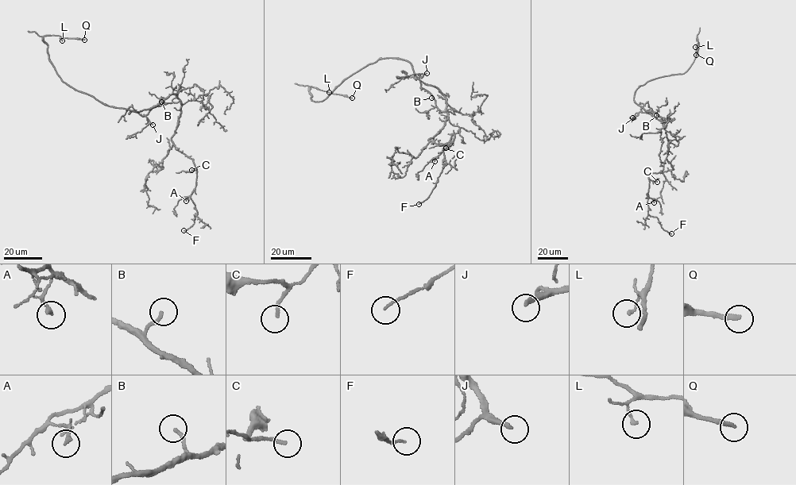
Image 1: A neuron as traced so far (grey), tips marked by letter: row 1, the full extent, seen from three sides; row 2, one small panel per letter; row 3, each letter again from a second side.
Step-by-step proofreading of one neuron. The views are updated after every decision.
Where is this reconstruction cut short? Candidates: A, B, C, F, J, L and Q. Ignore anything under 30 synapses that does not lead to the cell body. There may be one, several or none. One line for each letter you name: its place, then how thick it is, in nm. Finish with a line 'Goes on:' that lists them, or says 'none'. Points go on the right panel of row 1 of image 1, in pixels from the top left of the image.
J: at (632, 117); 200 nm thick
Q: at (696, 55); 190 nm thick
Goes on: J, Q

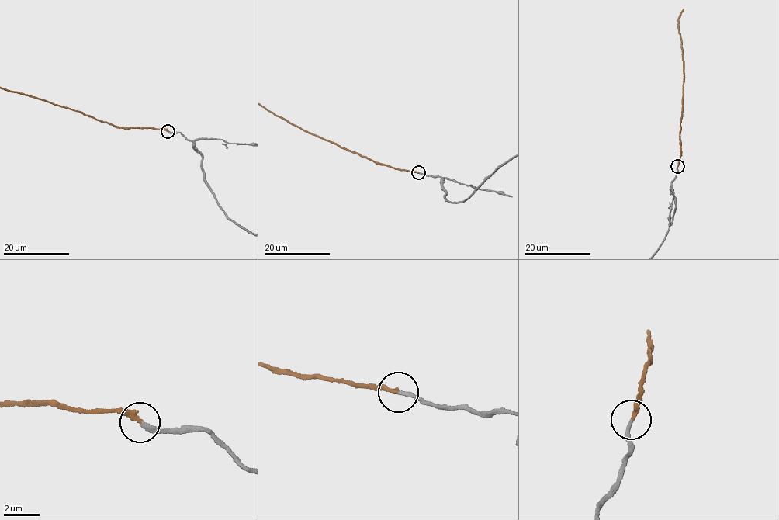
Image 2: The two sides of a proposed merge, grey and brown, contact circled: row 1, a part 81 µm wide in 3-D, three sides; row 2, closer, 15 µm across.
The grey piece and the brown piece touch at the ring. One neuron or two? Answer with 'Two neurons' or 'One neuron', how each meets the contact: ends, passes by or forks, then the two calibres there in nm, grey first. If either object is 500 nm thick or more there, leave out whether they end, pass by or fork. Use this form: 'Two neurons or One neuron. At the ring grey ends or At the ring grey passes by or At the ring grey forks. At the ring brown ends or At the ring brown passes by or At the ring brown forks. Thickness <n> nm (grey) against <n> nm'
One neuron. At the ring grey ends. At the ring brown ends. Thickness 220 nm (grey) against 240 nm

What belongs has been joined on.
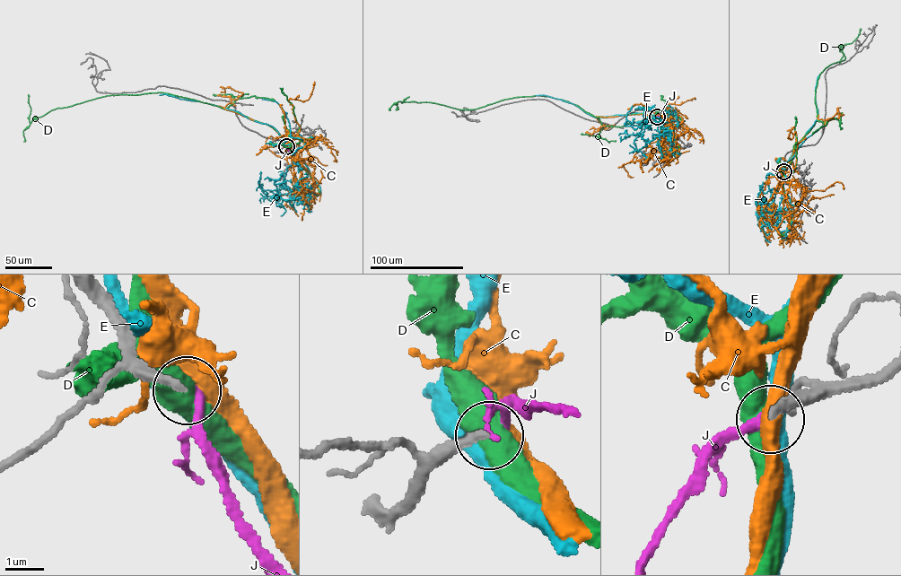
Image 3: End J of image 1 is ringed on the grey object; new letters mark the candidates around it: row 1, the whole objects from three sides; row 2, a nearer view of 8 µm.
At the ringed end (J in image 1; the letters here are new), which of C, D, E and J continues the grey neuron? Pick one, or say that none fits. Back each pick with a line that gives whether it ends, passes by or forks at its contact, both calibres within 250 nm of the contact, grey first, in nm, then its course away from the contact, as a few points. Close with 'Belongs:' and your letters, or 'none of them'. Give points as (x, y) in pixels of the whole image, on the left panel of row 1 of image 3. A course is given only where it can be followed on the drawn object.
J: It ends there. Thickness 240 nm (grey) against 240 nm
Belongs: J

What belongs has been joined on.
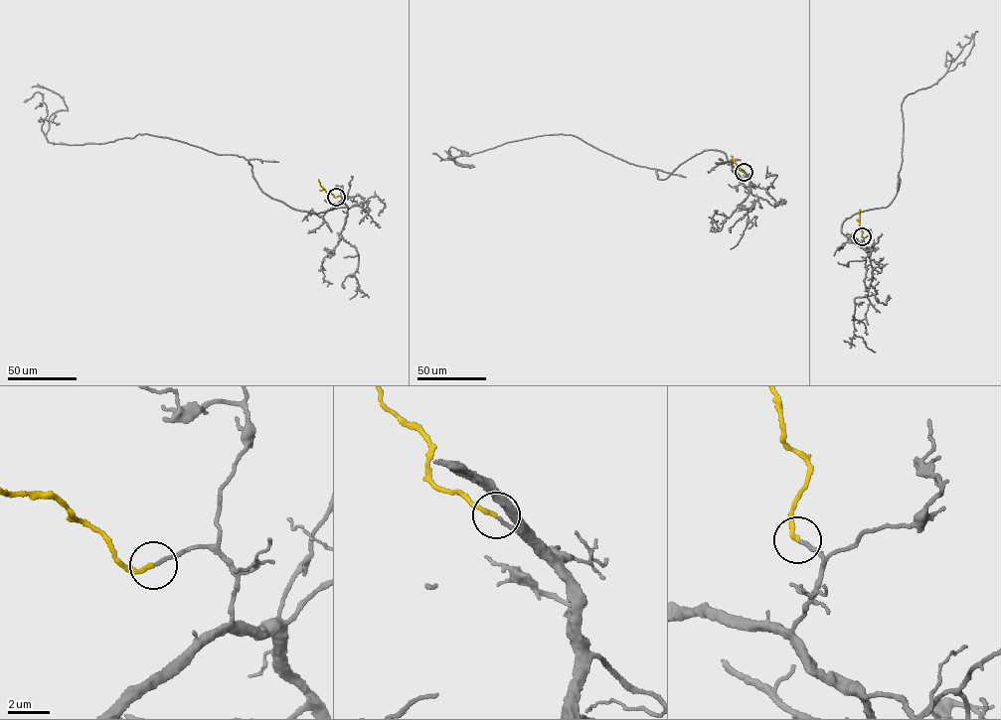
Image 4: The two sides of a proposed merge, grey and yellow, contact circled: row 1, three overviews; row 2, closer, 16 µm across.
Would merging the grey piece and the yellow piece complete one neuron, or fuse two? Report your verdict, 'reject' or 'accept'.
accept

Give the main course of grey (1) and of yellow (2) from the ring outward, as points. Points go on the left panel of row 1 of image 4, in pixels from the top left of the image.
1: (336, 197), (292, 209), (243, 157), (165, 137), (49, 142), (49, 117), (68, 109), (32, 86)
2: (336, 197), (326, 192), (318, 179)

